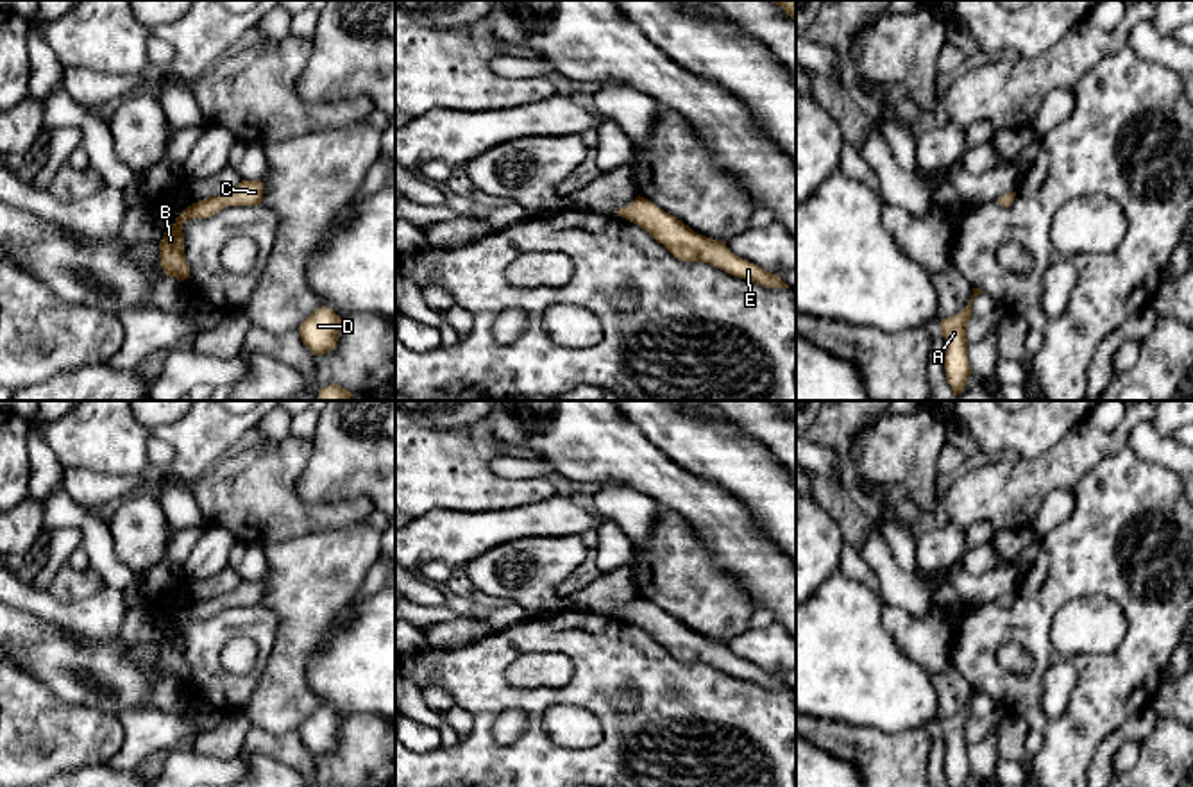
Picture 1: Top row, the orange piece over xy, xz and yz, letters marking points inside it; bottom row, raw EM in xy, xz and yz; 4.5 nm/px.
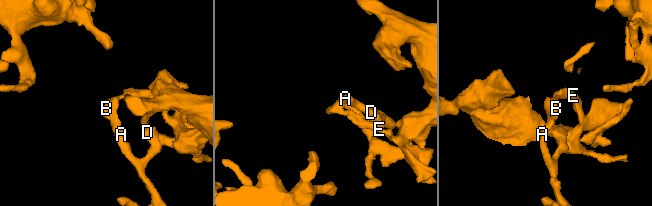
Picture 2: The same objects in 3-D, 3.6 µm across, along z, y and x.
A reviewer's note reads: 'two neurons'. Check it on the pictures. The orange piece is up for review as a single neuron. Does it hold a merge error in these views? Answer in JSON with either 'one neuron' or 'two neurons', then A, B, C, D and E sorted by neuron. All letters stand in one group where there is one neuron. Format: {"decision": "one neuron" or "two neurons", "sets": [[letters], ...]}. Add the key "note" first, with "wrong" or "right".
{"note": "wrong", "decision": "one neuron", "sets": [["A", "B", "C", "D", "E"]]}

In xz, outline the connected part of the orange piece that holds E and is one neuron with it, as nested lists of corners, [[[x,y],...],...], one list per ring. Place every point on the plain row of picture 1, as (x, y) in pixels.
[[[640,596],[628,608],[621,608],[617,617],[637,624],[681,662],[710,664],[730,676],[766,689],[789,689],[776,674],[766,673],[758,665],[735,656],[726,647],[726,642],[694,633],[681,621]]]

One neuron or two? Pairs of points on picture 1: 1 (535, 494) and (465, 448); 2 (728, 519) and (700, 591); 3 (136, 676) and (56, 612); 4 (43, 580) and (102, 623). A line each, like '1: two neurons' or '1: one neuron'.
1: one neuron
2: two neurons
3: two neurons
4: two neurons

